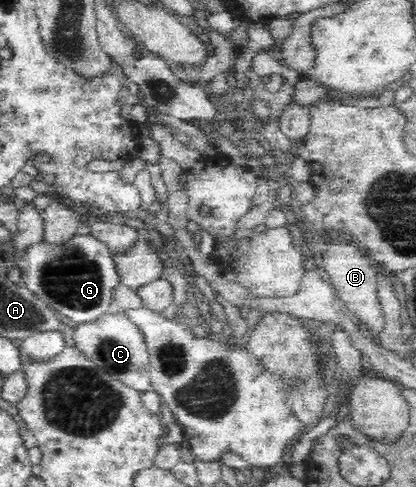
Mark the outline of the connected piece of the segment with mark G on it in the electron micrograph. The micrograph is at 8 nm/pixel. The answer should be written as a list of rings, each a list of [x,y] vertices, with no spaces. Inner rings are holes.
[[[74,234],[71,239],[60,244],[50,243],[44,239],[36,241],[23,250],[19,267],[22,269],[22,284],[41,298],[52,310],[57,311],[60,316],[64,315],[76,324],[92,322],[106,313],[115,288],[121,283],[111,249],[92,234]]]

